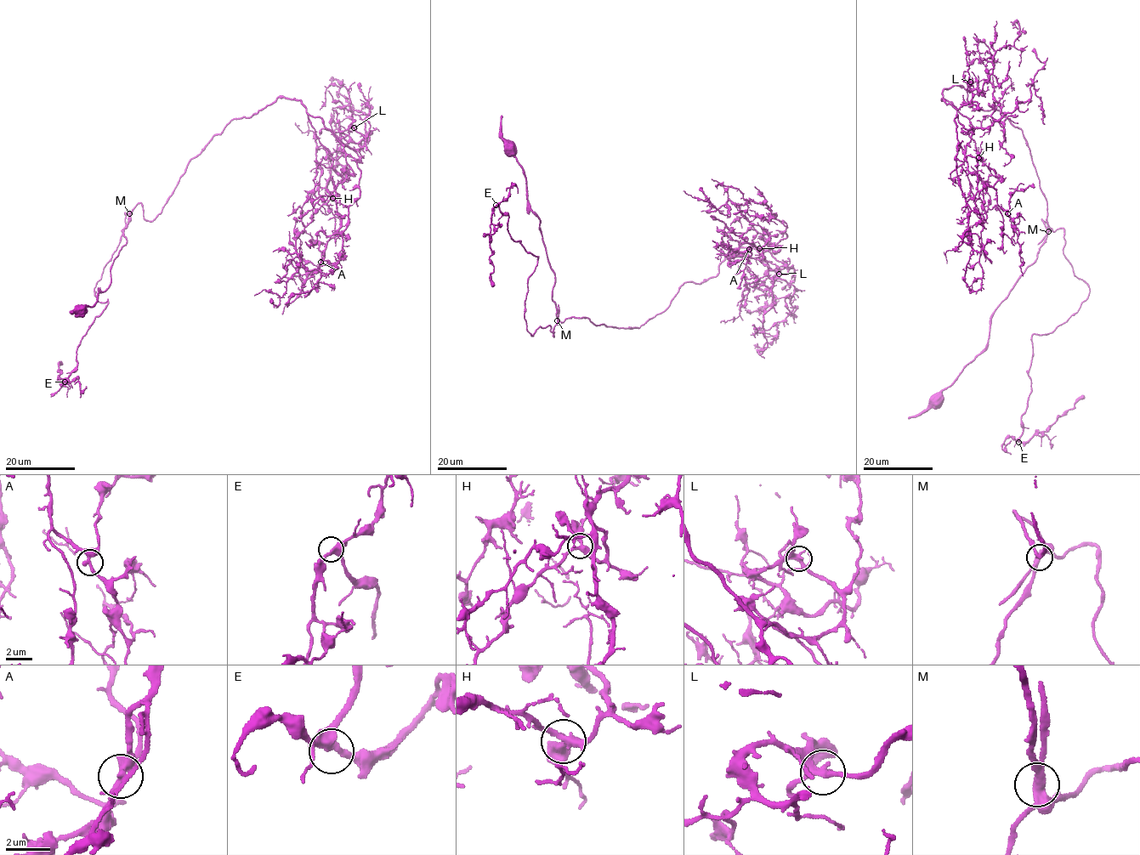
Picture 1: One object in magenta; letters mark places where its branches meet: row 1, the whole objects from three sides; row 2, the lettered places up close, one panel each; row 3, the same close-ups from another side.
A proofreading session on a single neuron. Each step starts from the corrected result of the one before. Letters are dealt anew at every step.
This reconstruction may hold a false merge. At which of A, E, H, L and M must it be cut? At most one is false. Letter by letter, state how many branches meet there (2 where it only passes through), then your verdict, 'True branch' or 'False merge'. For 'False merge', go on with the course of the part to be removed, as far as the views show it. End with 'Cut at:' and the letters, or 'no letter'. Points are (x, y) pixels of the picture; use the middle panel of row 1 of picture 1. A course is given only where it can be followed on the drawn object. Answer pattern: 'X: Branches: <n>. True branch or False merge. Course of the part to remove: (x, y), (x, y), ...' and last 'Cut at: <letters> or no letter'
A: Branches: 3. True branch
E: Branches: 3. True branch
H: Branches: 3. True branch
L: Branches: 3. True branch
M: Branches: 3. False merge. Course of the part to remove: (558, 320), (554, 336), (550, 325), (526, 328), (537, 256), (512, 239), (496, 206), (492, 287)
Cut at: M

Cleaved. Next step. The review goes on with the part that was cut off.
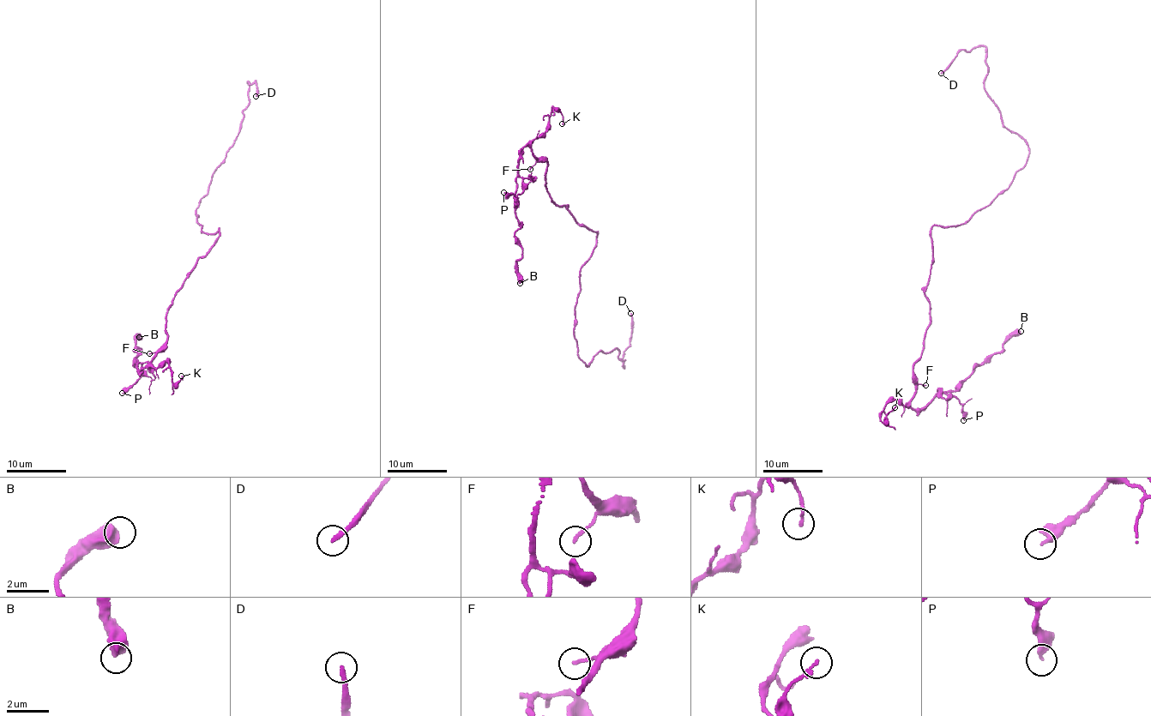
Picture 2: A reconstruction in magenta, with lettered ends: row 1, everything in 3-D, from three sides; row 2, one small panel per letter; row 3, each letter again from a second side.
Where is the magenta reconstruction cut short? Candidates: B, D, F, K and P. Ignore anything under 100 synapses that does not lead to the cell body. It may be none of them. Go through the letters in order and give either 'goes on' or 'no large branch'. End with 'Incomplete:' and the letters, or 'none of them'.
B: no large branch
D: goes on
F: no large branch
K: no large branch
P: no large branch
Incomplete: D

